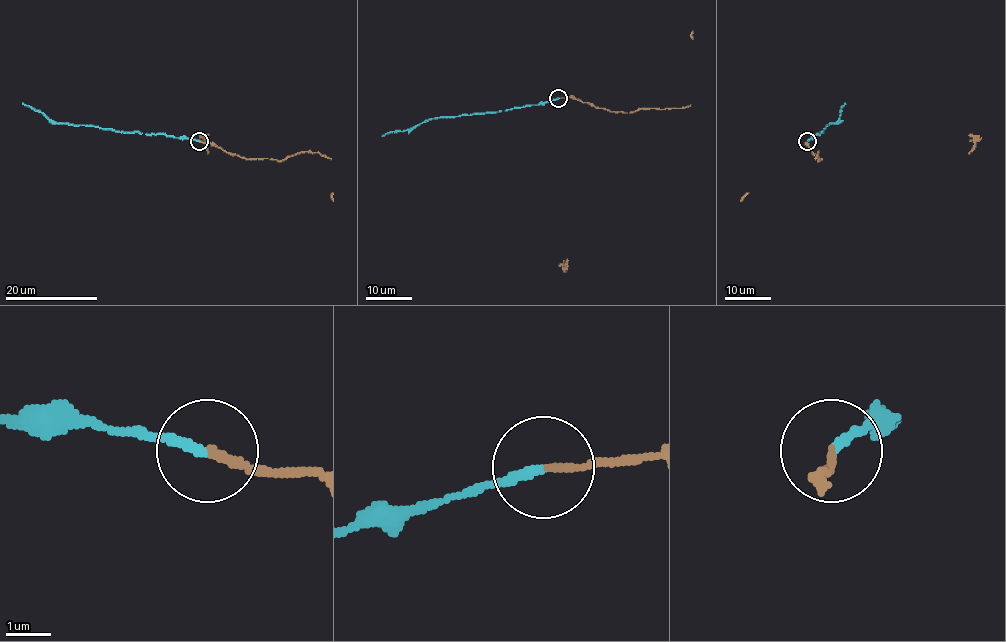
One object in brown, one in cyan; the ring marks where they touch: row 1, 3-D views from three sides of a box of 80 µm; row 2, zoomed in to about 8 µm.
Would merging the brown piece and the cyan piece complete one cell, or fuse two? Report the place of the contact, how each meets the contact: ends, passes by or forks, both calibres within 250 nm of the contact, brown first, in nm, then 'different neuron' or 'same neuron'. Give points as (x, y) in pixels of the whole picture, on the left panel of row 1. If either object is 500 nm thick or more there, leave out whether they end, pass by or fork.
place (199, 141); brown ends; cyan ends; calibres 160 and 200 nm; same neuron

